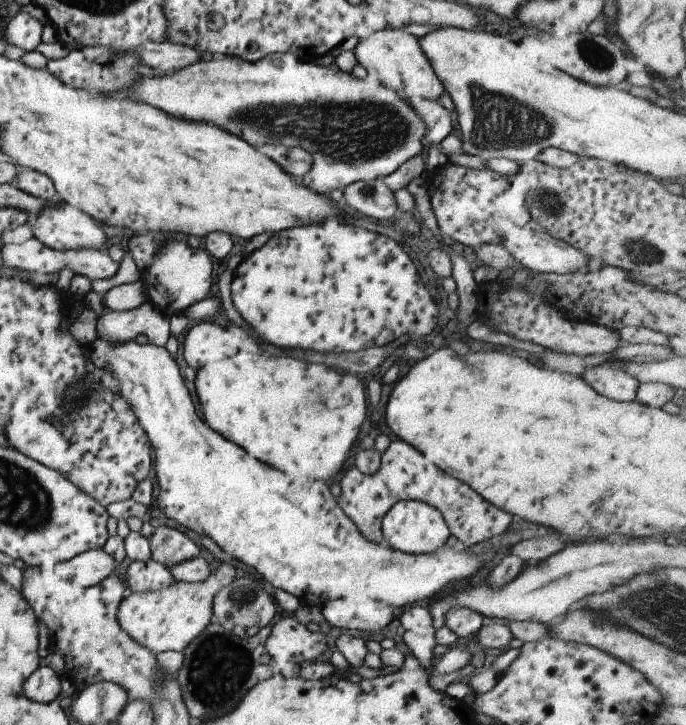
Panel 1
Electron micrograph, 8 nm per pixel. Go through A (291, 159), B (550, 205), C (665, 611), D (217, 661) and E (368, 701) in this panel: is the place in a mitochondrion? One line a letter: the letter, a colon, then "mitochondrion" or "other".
A: mitochondrion
B: mitochondrion
C: mitochondrion
D: mitochondrion
E: other

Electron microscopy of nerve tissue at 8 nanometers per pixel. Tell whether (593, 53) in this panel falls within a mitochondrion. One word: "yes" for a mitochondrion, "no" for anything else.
yes

